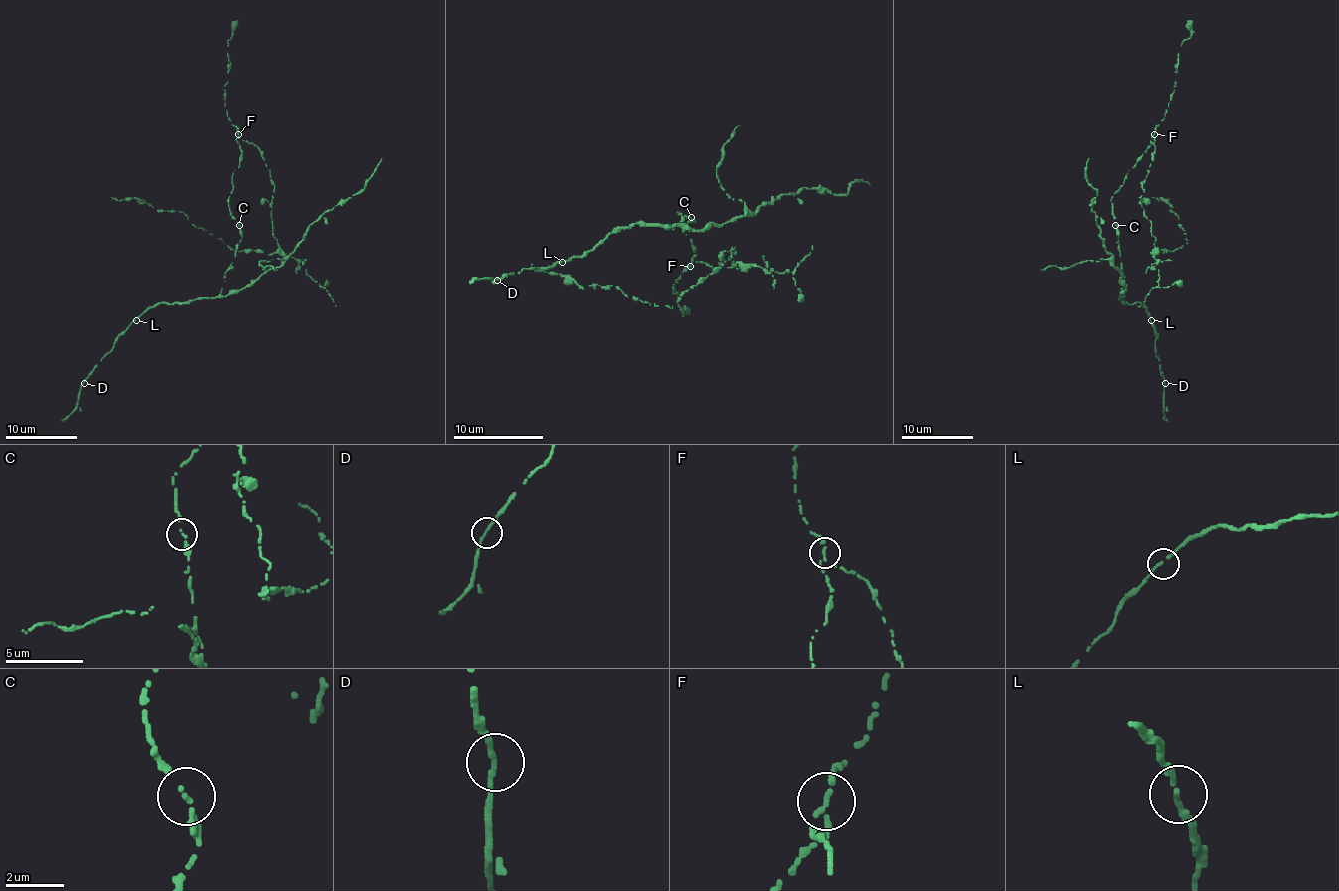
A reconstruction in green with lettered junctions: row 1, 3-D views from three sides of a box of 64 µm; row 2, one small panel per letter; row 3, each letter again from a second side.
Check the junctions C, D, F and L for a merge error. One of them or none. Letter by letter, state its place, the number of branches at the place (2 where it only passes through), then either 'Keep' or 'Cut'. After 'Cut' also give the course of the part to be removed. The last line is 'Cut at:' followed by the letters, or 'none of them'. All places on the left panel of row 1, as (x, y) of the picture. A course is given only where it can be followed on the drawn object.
C: Place: (239, 225). Branches: 2. Keep
D: Place: (84, 383). Branches: 2. Keep
F: Place: (238, 134). Branches: 2. Cut. Course of the part to remove: (239, 134), (258, 149), (275, 185), (273, 253), (235, 252), (183, 212), (111, 198)
L: Place: (136, 320). Branches: 2. Keep
Cut at: F

